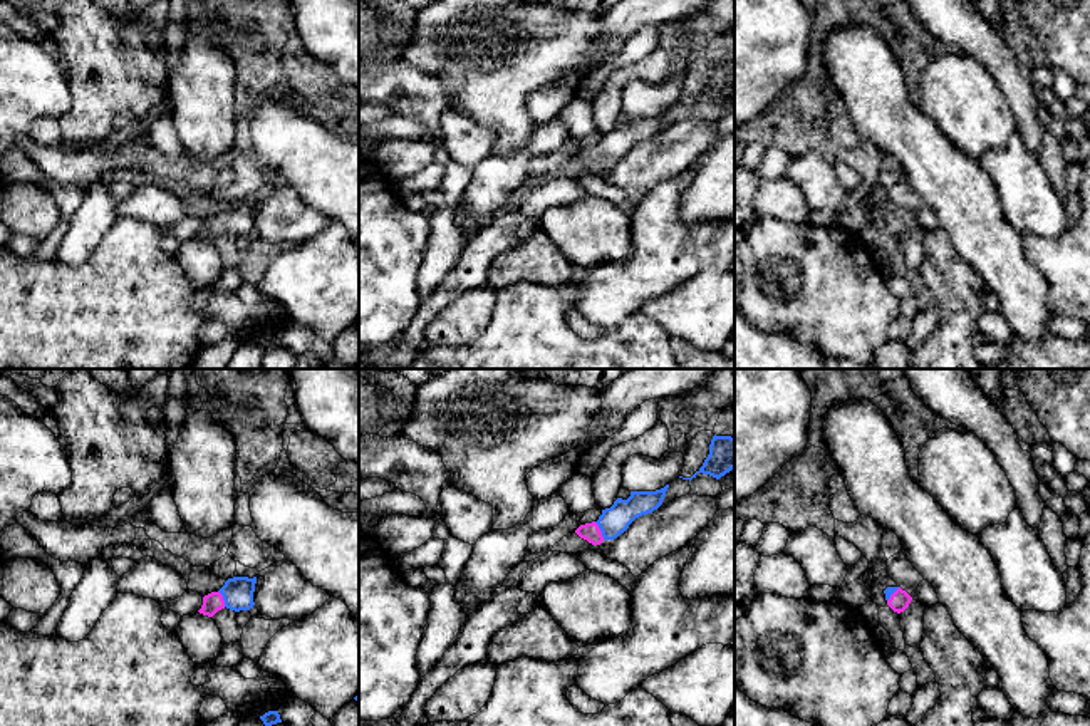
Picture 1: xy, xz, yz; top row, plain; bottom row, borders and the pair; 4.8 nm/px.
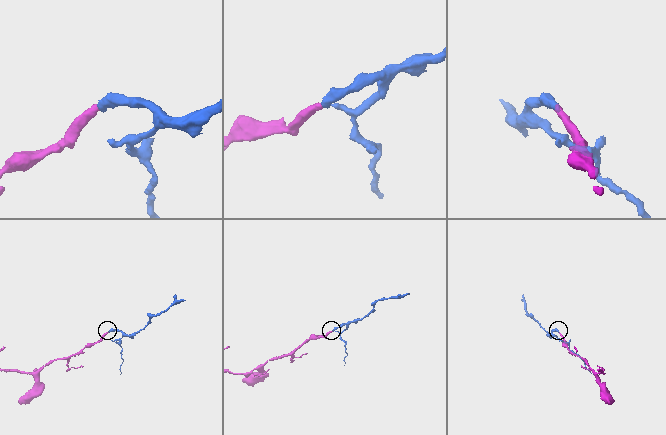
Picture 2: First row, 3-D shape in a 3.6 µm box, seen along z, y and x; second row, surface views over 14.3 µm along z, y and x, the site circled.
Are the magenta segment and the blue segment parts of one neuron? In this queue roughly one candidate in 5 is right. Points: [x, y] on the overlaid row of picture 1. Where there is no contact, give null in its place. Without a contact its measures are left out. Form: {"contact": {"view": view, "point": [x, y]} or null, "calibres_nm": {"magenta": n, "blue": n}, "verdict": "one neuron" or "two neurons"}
{"contact": {"view": "xz", "point": [599, 530]}, "calibres_nm": {"magenta": 90, "blue": 140}, "verdict": "one neuron"}

